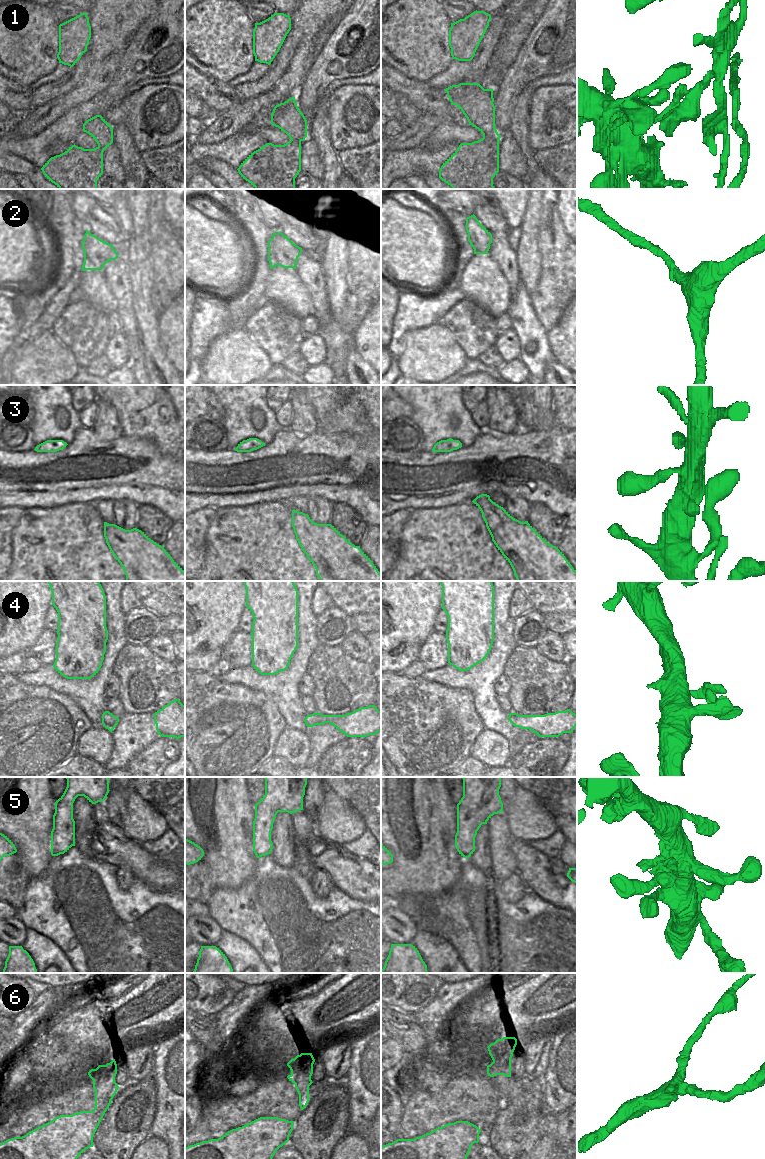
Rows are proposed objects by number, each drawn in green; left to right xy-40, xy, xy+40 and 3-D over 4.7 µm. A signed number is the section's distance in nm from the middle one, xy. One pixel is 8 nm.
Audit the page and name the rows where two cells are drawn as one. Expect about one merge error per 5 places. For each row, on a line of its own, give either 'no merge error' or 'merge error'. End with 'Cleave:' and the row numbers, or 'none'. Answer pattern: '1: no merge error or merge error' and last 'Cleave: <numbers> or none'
1: merge error
2: no merge error
3: no merge error
4: no merge error
5: no merge error
6: no merge error
Cleave: 1

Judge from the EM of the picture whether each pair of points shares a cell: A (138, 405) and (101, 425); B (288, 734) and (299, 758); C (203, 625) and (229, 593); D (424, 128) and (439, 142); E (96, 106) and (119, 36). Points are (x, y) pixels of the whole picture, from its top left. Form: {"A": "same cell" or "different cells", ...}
{"A": "different cells", "B": "same cell", "C": "same cell", "D": "different cells", "E": "different cells"}

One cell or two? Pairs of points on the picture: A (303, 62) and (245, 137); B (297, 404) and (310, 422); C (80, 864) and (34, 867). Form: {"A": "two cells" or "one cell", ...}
{"A": "two cells", "B": "one cell", "C": "two cells"}

